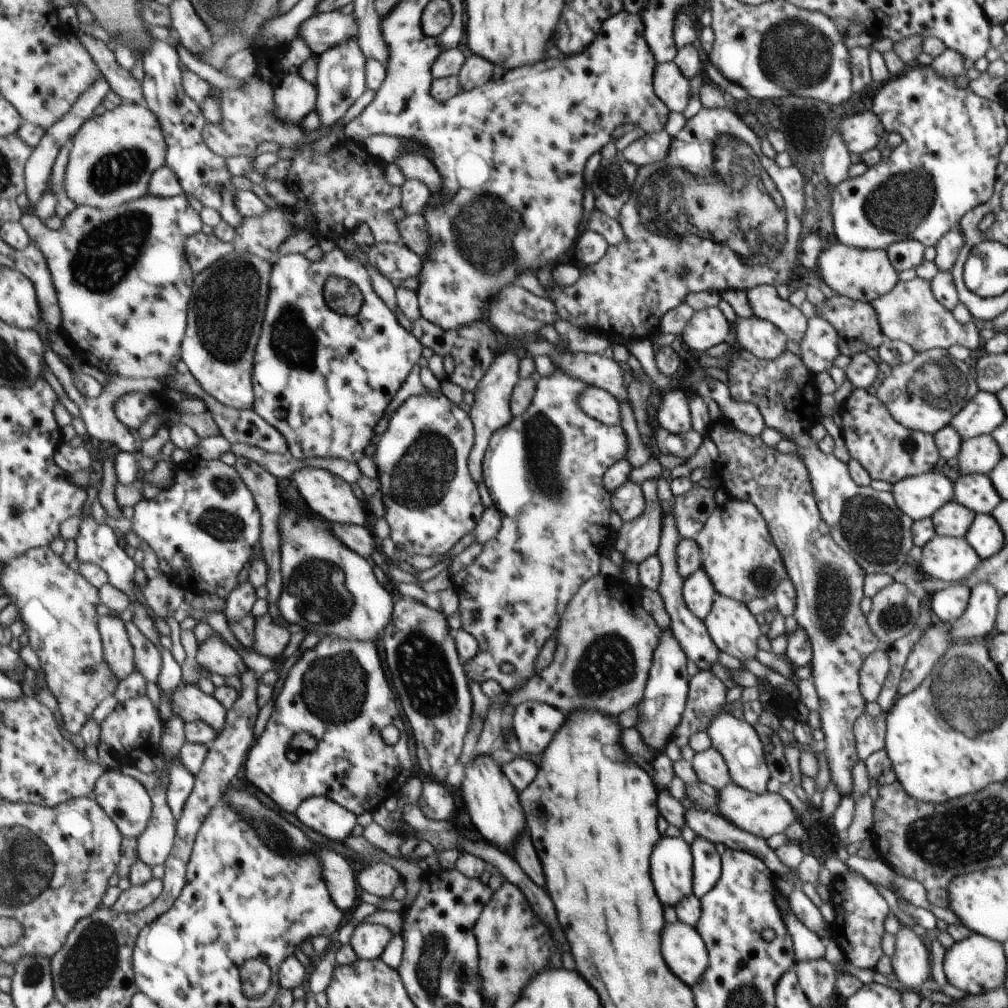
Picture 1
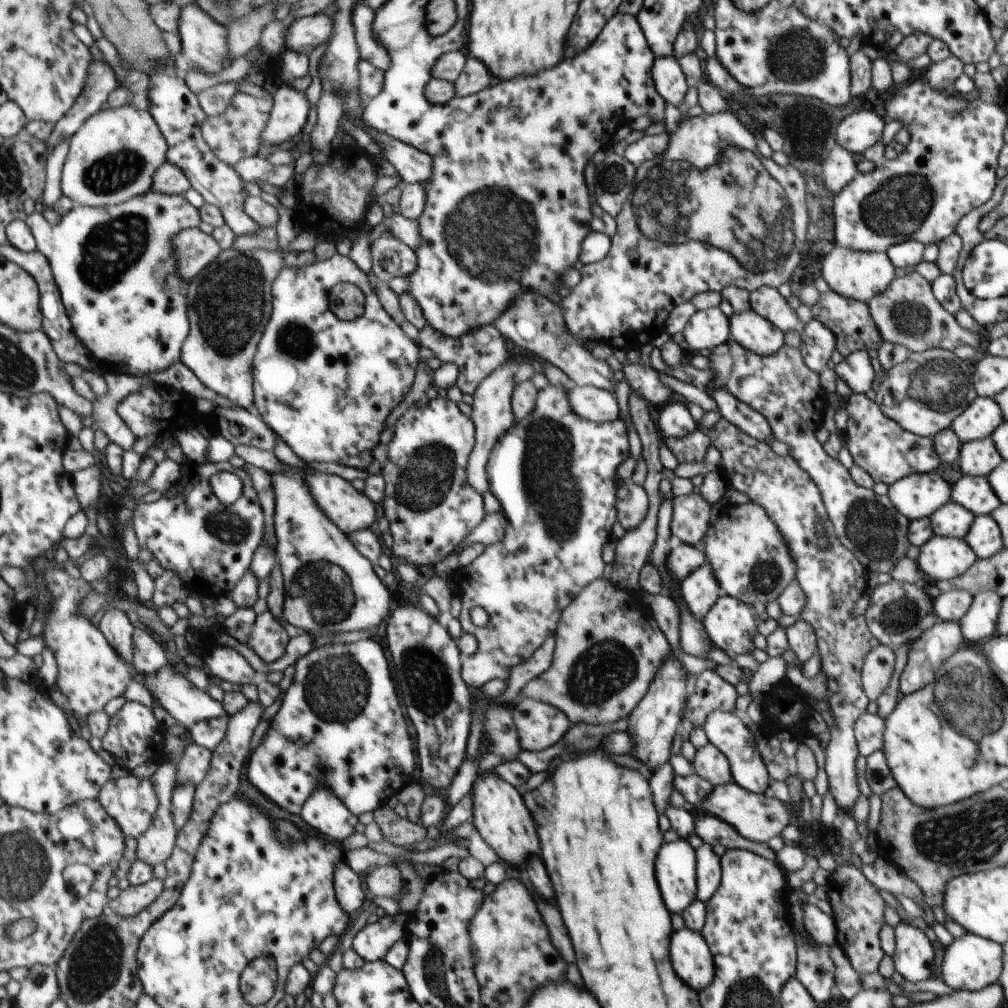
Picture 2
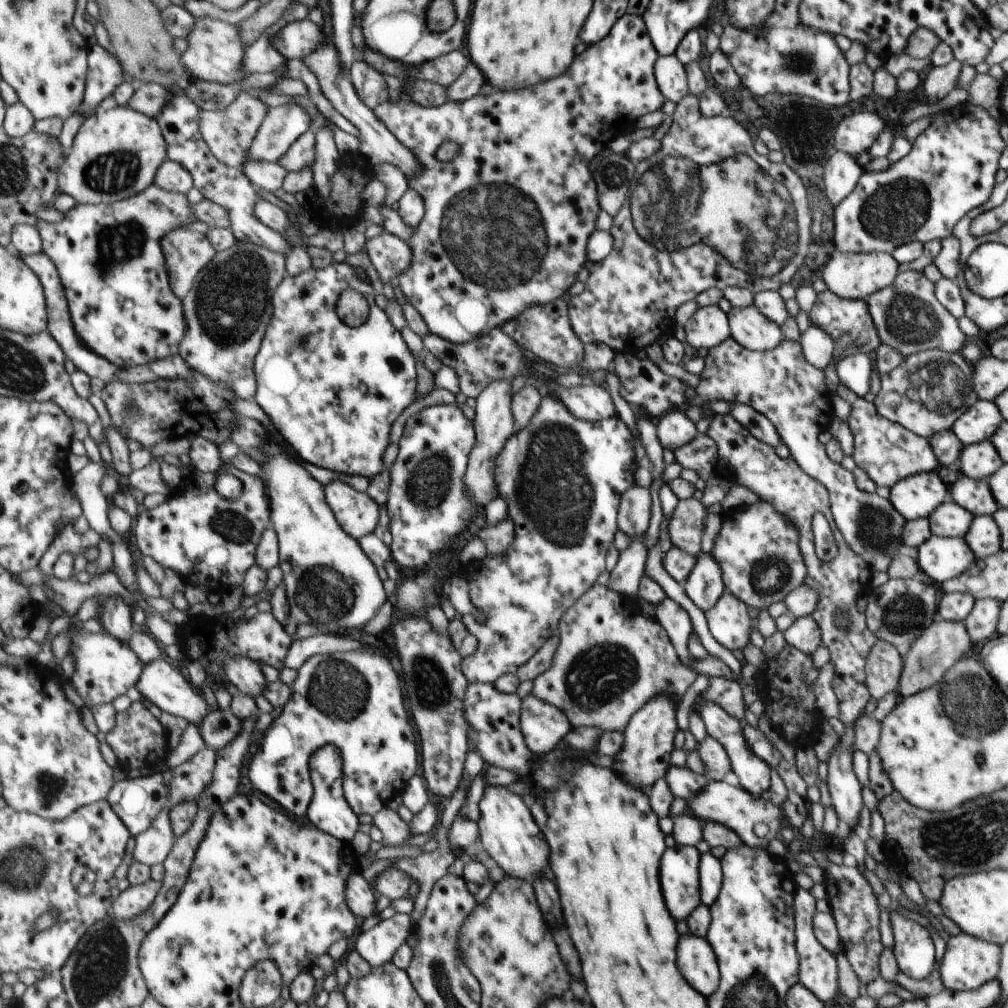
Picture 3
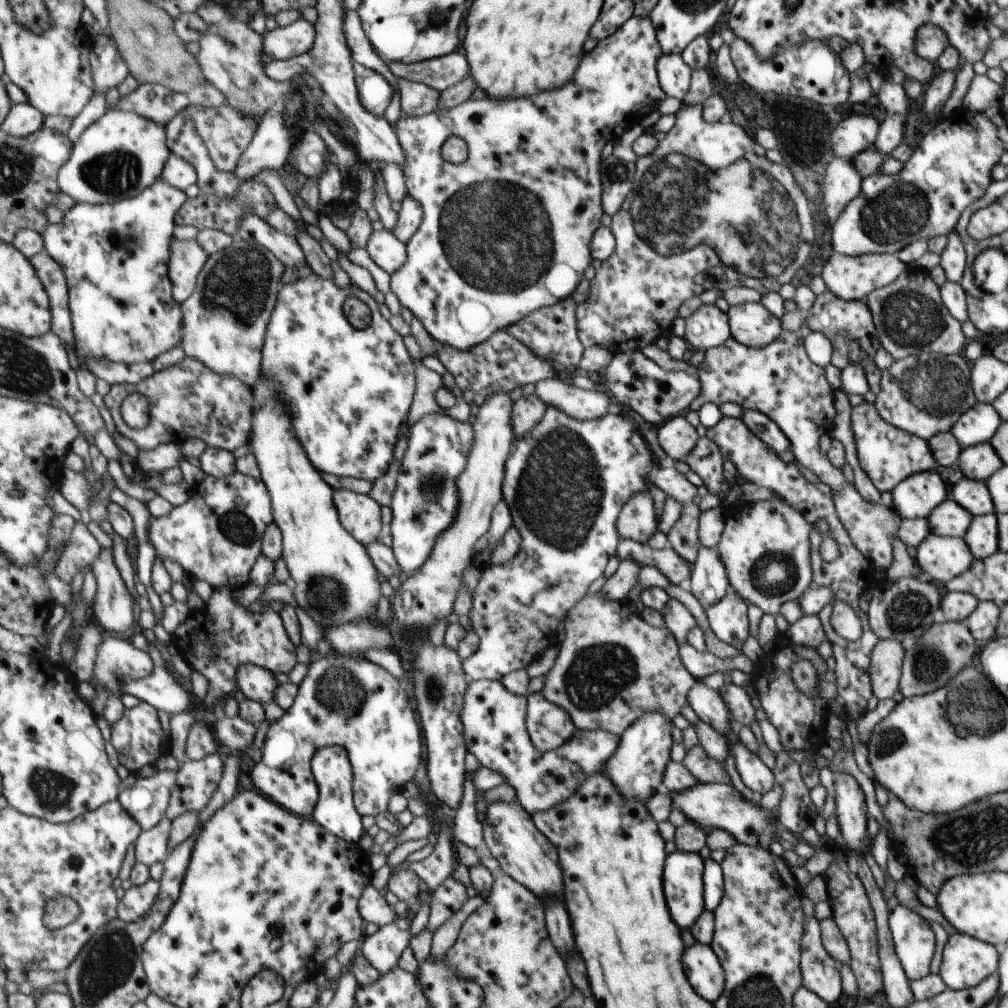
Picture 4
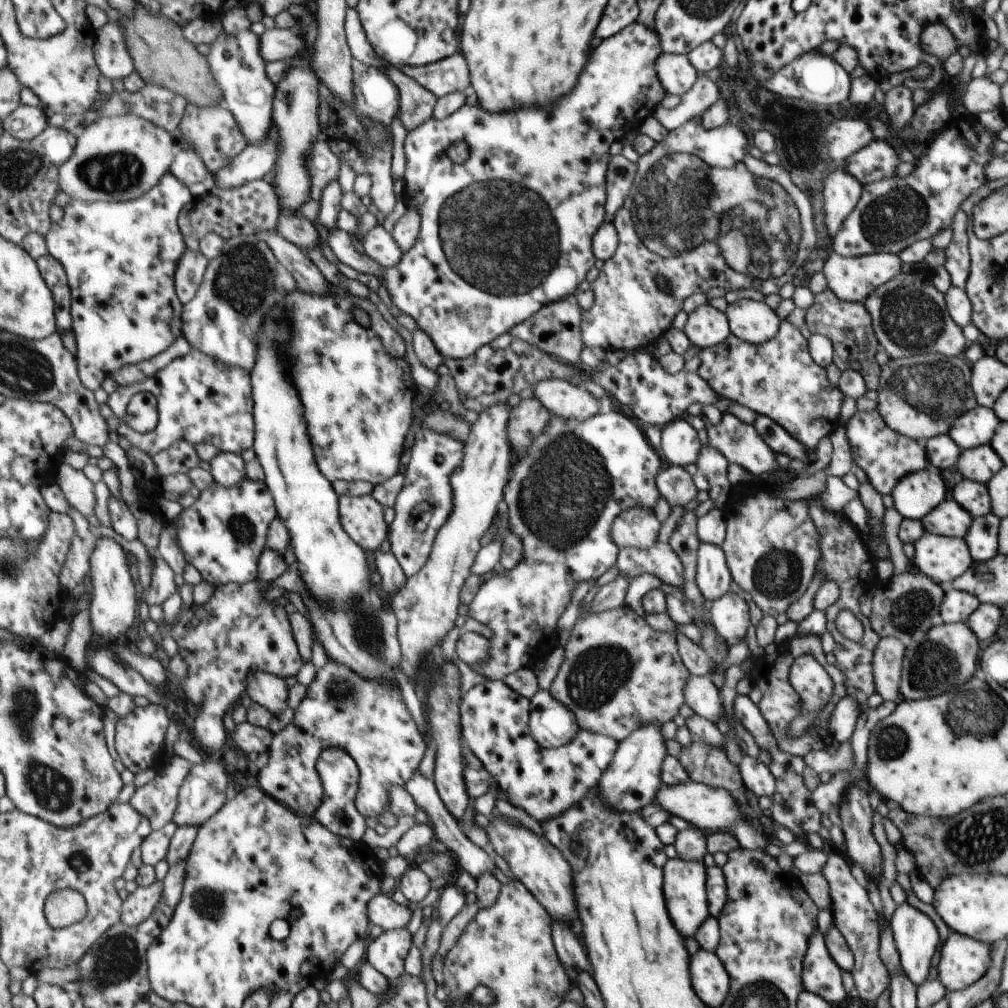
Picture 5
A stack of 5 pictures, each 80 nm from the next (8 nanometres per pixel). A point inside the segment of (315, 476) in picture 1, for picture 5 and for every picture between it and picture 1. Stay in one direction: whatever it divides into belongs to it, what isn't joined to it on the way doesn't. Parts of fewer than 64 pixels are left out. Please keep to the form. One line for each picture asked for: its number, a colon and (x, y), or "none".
2: (353, 511)
3: (358, 513)
4: (361, 515)
5: (362, 517)

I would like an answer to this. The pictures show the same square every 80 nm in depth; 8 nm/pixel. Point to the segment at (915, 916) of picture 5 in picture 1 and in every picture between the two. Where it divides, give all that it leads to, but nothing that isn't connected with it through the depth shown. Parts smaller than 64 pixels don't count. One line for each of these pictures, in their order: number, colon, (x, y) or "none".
1: (910, 962)
2: (912, 956)
3: (912, 949)
4: (913, 941)

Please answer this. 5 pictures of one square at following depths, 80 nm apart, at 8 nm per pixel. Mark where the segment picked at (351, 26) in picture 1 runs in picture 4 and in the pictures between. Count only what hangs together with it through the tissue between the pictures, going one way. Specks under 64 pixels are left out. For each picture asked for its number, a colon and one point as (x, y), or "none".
2: (304, 35)
3: (296, 40)
4: (295, 39)

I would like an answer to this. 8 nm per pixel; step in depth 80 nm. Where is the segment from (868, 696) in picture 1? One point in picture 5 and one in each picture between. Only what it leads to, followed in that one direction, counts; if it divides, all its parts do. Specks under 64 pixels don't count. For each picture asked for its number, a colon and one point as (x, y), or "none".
2: (877, 670)
3: (883, 666)
4: (886, 659)
5: (888, 655)

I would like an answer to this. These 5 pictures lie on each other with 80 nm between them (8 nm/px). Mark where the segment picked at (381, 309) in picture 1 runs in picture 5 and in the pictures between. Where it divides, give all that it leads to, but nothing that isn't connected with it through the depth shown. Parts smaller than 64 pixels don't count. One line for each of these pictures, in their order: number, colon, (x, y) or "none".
2: (326, 386)
3: (333, 391)
4: (349, 390)
5: (358, 386)

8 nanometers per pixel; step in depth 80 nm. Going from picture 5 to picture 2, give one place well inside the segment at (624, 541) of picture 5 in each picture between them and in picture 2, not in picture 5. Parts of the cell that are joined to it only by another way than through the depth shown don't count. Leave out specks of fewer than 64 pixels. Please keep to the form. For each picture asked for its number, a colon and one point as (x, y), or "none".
2: (632, 501)
3: (633, 515)
4: (637, 521)

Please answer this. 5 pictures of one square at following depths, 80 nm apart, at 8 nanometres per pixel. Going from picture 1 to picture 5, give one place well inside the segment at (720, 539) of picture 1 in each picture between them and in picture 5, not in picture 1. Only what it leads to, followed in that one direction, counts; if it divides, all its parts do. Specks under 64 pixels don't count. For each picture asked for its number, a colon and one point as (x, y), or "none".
2: (750, 560)
3: (757, 551)
4: (764, 547)
5: (771, 546)

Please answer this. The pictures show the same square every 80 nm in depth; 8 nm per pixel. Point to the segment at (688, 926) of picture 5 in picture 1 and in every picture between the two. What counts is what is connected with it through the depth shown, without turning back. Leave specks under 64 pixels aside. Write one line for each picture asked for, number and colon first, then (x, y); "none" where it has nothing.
1: (671, 860)
2: (675, 868)
3: (678, 867)
4: (682, 885)

